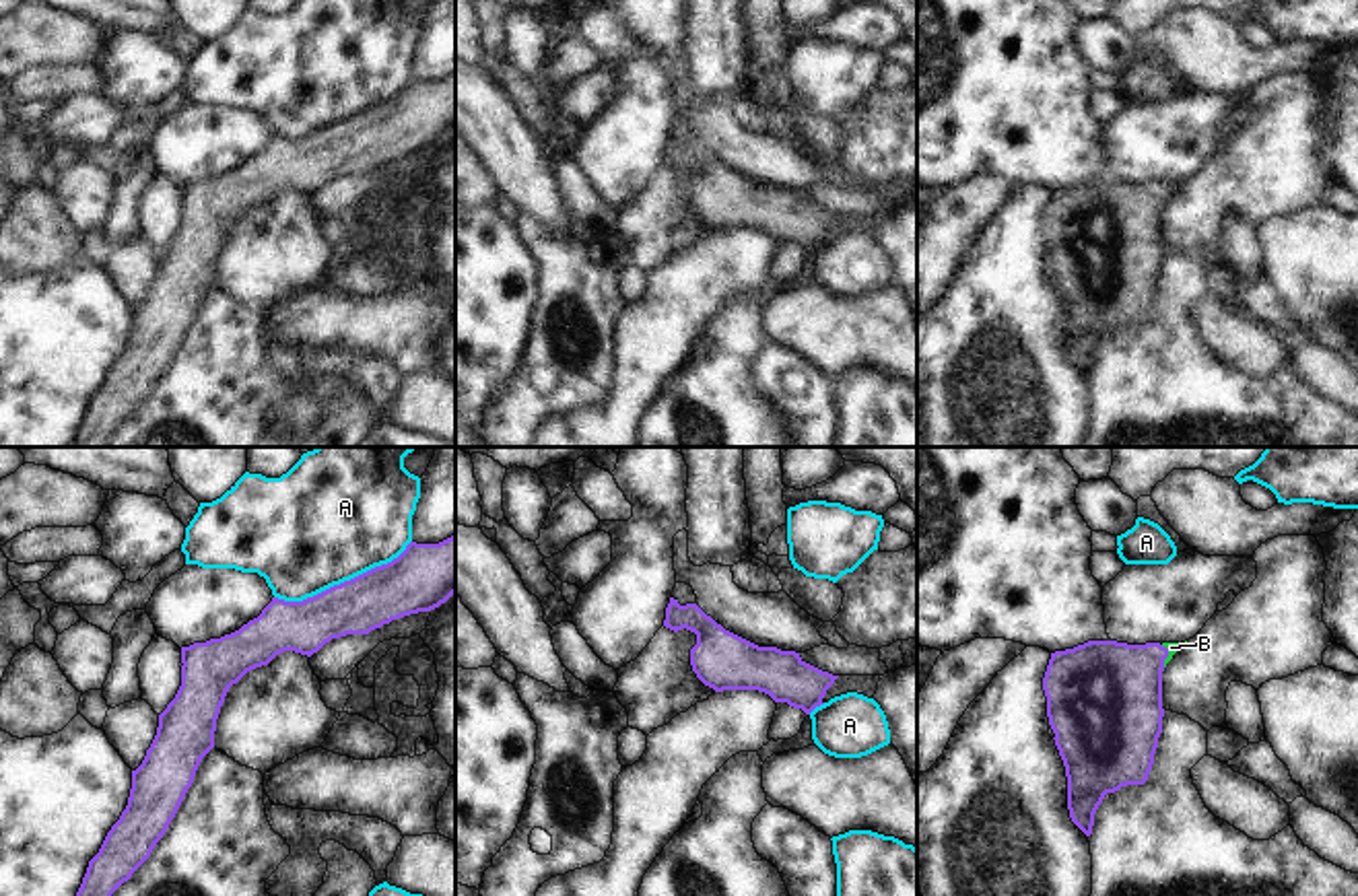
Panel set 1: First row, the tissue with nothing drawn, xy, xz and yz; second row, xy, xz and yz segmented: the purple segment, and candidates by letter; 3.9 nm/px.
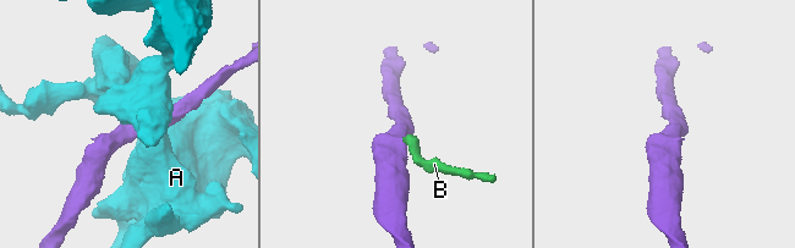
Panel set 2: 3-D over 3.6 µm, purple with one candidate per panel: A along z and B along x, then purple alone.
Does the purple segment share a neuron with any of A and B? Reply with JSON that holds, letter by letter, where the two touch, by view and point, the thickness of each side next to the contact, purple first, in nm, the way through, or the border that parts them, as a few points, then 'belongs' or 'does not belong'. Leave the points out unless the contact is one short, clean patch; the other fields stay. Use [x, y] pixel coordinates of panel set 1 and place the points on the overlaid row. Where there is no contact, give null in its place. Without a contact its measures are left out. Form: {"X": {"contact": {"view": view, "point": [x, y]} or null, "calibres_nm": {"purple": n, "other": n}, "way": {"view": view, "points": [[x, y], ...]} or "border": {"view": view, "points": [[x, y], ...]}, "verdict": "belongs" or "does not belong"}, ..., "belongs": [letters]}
{"A": {"contact": {"view": "xy", "point": [345, 581]}, "calibres_nm": {"purple": 220, "other": 500}, "verdict": "does not belong"}, "B": {"contact": {"view": "yz", "point": [1167, 656]}, "calibres_nm": {"purple": 380, "other": 40}, "way": {"view": "yz", "points": [[1113, 691], [1155, 656], [1167, 656], [1171, 647]]}, "verdict": "belongs"}, "belongs": ["B"]}

